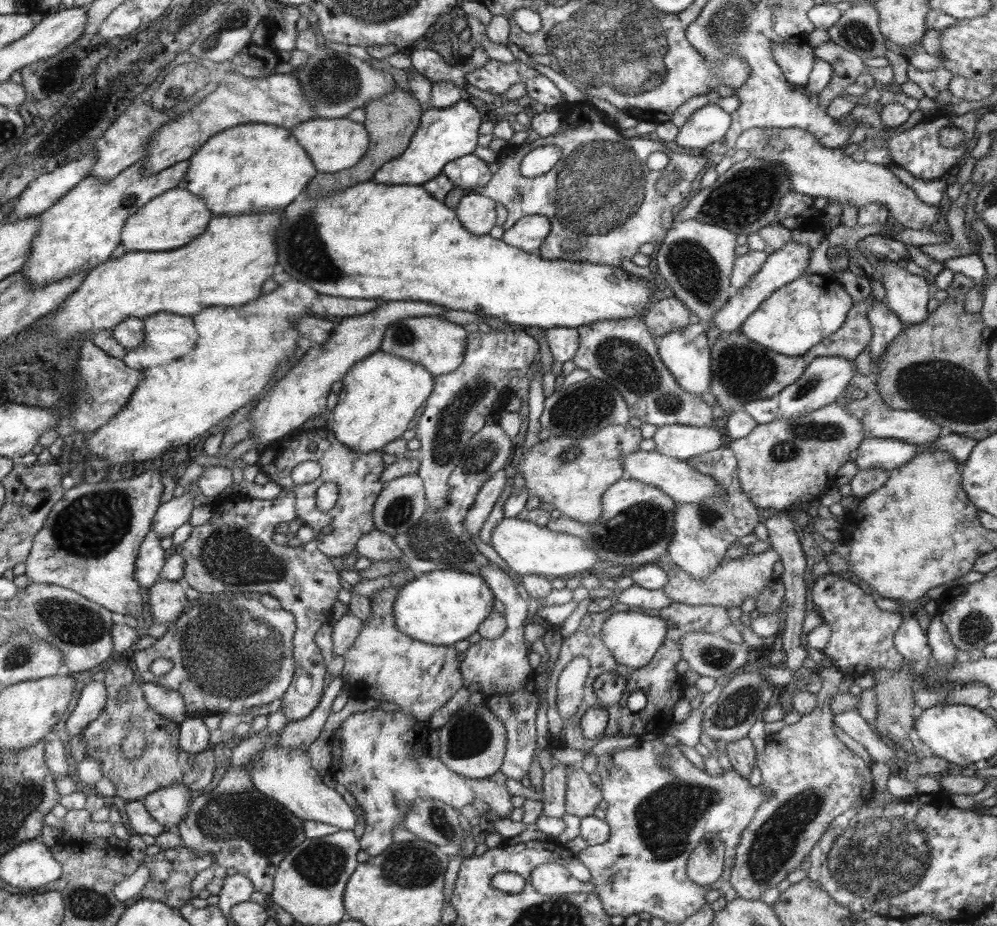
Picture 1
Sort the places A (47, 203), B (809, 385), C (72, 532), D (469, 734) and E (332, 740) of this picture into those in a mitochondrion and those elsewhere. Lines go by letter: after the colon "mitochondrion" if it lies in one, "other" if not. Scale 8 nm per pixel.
A: other
B: mitochondrion
C: mitochondrion
D: mitochondrion
E: other

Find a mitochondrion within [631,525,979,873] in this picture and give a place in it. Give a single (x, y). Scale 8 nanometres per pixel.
(665, 820)

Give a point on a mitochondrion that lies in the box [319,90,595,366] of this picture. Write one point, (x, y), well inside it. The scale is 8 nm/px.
(403, 335)

